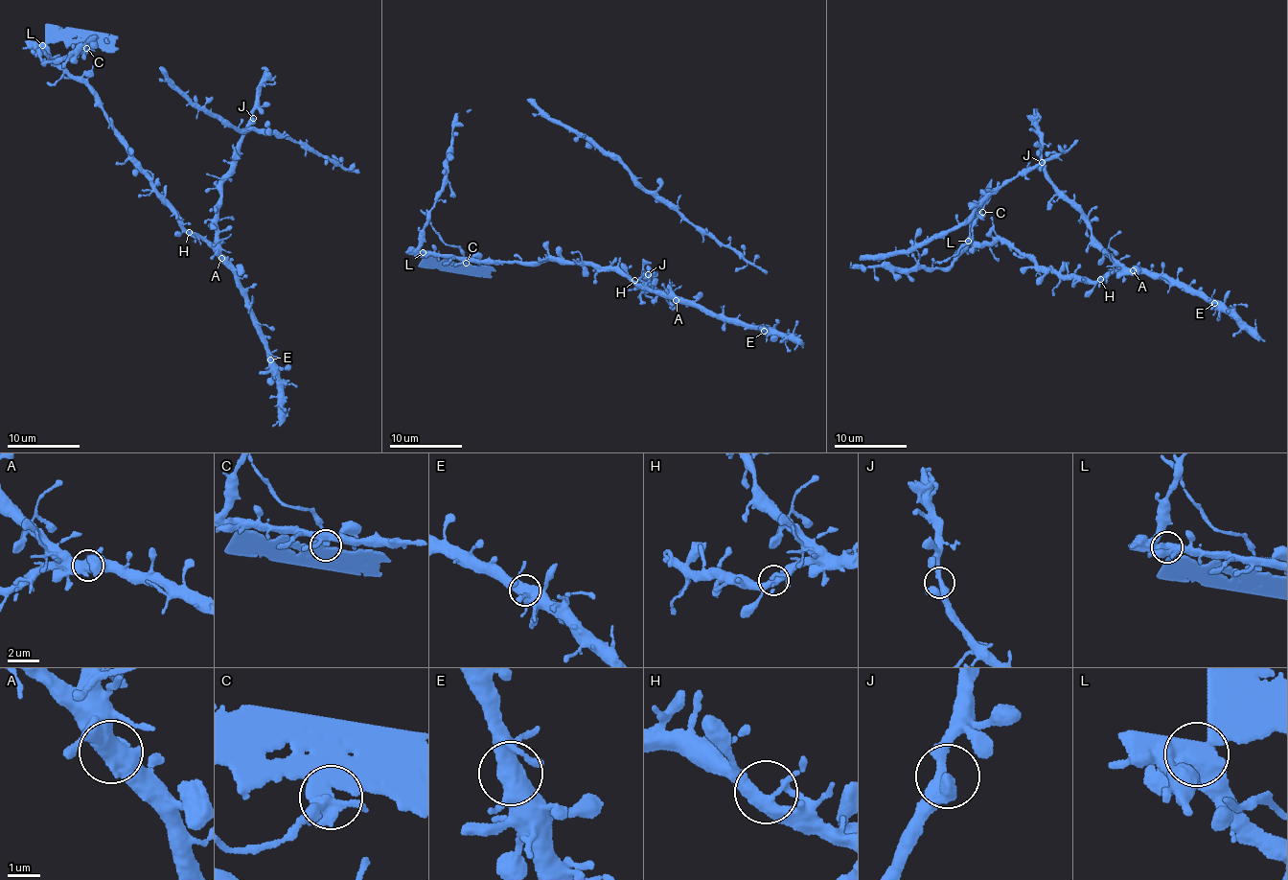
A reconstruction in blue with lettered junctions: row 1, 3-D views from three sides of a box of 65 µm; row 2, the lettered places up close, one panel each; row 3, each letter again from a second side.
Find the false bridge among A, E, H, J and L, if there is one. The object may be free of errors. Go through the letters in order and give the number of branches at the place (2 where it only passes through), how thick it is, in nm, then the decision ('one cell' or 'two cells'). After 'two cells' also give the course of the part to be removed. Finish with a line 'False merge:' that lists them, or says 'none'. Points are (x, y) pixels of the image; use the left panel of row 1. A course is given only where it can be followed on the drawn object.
A: 4 branches meet; 500 nm thick; one cell
E: 5 branches meet; 480 nm thick; one cell
H: 3 branches meet; 360 nm thick; one cell
J: 3 branches meet; 280 nm thick; one cell
L: 4 branches meet; 500 nm thick; two cells
False merge: L

